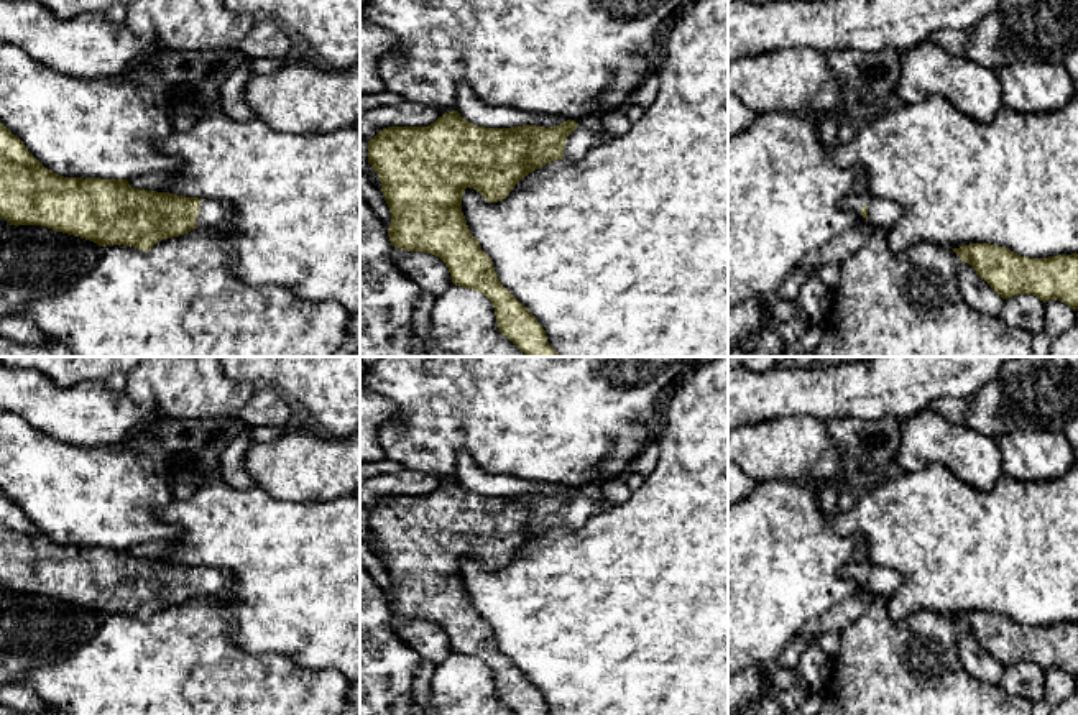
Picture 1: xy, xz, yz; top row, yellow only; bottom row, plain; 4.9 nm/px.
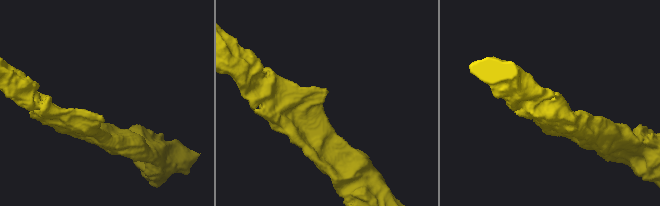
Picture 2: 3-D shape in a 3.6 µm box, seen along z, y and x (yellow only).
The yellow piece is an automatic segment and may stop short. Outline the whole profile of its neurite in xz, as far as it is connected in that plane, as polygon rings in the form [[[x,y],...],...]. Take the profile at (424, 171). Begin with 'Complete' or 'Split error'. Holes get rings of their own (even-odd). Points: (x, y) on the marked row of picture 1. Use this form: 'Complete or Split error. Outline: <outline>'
Split error. Outline: [[[695,0],[680,7],[670,18],[662,21],[657,30],[656,43],[652,49],[646,54],[649,61],[647,72],[643,82],[629,92],[624,100],[611,108],[598,110],[588,115],[588,125],[578,125],[575,120],[567,120],[560,125],[546,128],[537,125],[523,125],[511,128],[485,128],[473,125],[460,117],[457,110],[452,110],[439,117],[434,123],[427,127],[388,127],[380,130],[380,133],[368,141],[368,163],[375,169],[381,181],[381,192],[391,212],[391,224],[388,228],[389,242],[394,248],[408,251],[424,251],[439,256],[449,268],[452,283],[455,286],[475,289],[485,294],[496,316],[498,330],[509,339],[521,352],[527,357],[560,357],[547,342],[546,332],[537,319],[524,307],[500,281],[491,258],[481,250],[480,242],[470,233],[465,215],[462,212],[462,196],[467,187],[473,187],[483,196],[486,202],[498,202],[508,197],[514,186],[529,173],[546,166],[555,159],[578,159],[585,156],[593,146],[600,145],[606,135],[603,128],[603,117],[611,112],[626,113],[633,105],[633,94],[644,84],[651,76],[661,72],[661,62],[664,58],[664,43],[669,31],[679,18],[692,8]]]

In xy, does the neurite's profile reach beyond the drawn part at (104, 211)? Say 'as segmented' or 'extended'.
extended

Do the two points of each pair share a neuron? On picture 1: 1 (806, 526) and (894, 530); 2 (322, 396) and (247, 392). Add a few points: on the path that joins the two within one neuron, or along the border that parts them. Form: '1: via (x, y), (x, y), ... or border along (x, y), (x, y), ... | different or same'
1: border along (830, 518), (830, 526), (838, 535), (856, 539) | different
2: border along (224, 373), (237, 382), (250, 382), (257, 387) | different

